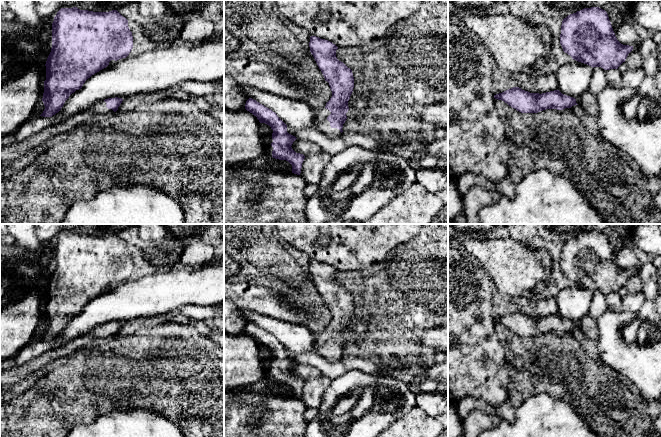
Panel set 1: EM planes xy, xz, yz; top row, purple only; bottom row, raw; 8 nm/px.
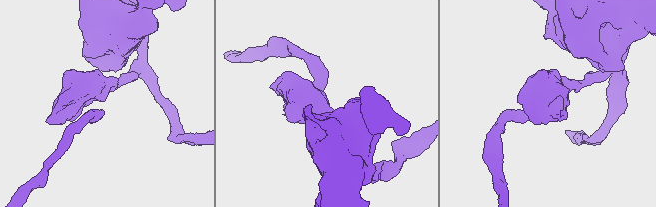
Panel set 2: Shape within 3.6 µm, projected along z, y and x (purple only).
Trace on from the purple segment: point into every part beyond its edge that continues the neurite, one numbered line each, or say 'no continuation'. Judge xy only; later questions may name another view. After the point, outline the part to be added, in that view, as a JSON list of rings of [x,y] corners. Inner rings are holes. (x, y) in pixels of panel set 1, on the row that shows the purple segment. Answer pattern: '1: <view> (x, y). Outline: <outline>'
1: xy (99, 108). Outline: [[[103,100],[103,101],[100,101],[100,102],[94,104],[91,107],[95,117],[97,117],[103,113],[114,112],[112,109],[108,109],[106,107],[106,105],[107,105],[106,102]]]

